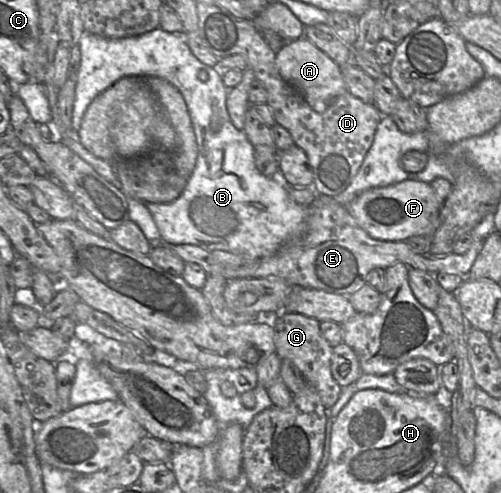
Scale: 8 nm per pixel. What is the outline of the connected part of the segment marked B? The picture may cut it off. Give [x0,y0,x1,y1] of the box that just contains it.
[72,27,309,258]

